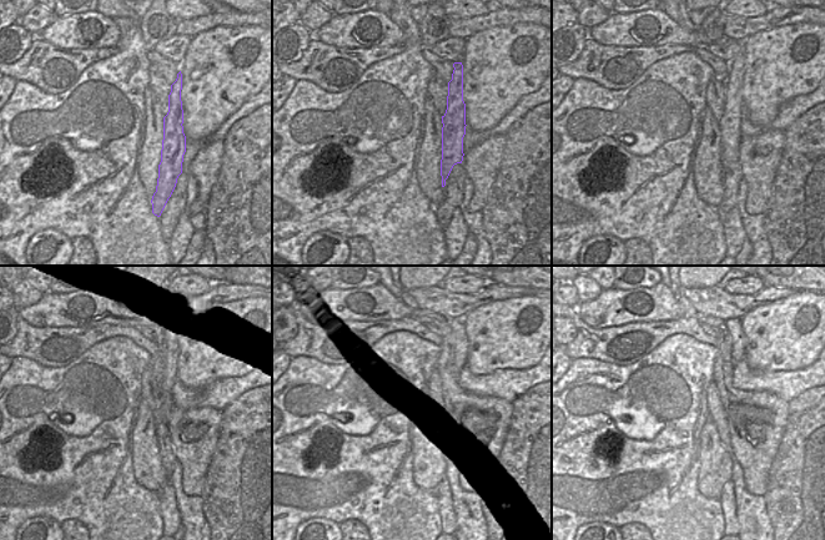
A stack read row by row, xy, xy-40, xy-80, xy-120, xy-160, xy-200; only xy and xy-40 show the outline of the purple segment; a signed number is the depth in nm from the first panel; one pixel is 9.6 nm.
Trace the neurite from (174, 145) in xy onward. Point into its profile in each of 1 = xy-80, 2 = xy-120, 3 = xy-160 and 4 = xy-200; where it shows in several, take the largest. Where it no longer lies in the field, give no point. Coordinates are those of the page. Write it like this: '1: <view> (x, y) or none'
1: xy-80 (730, 130)
2: xy-120 (176, 349)
3: xy-160 (458, 329)
4: xy-200 (734, 326)

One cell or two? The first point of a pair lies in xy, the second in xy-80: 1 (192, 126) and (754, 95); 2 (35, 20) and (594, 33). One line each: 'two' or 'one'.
1: one
2: two

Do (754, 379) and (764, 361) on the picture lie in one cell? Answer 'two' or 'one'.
two

